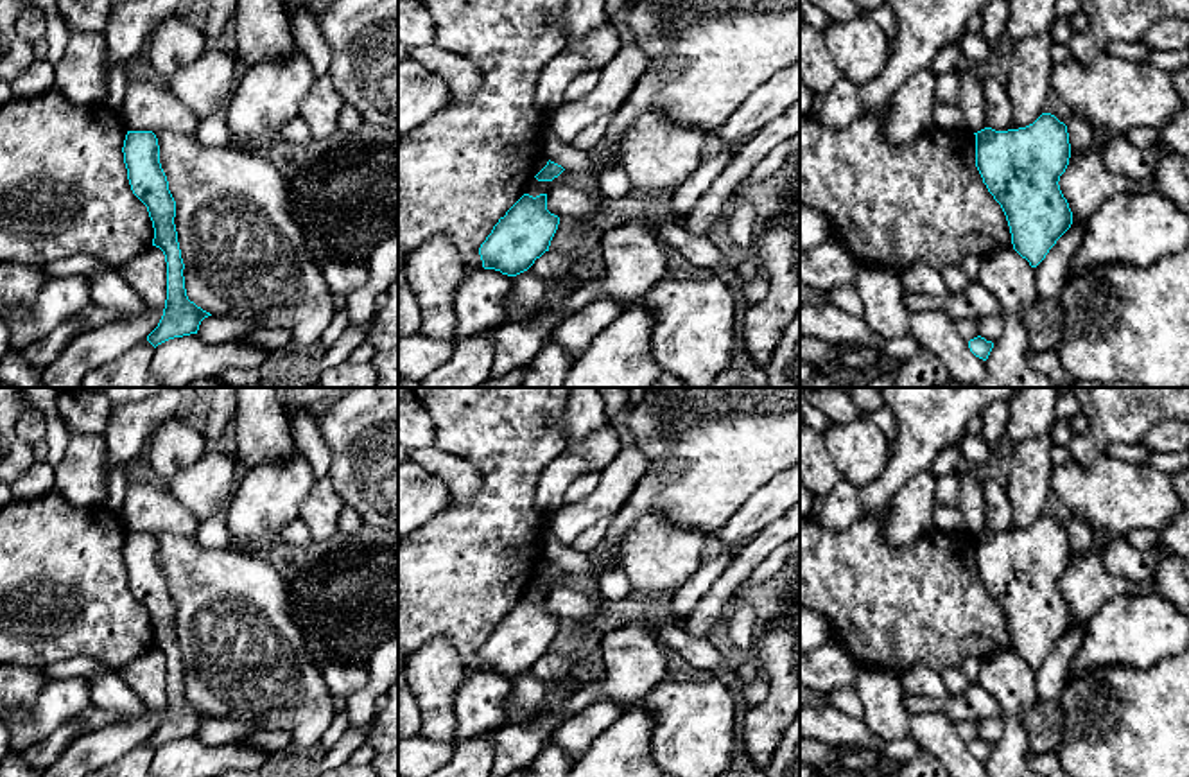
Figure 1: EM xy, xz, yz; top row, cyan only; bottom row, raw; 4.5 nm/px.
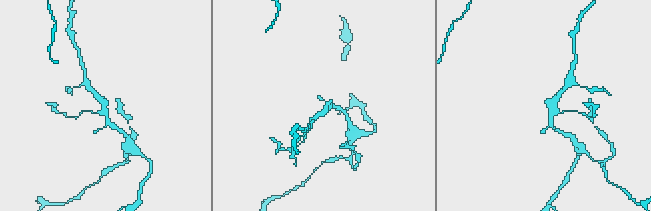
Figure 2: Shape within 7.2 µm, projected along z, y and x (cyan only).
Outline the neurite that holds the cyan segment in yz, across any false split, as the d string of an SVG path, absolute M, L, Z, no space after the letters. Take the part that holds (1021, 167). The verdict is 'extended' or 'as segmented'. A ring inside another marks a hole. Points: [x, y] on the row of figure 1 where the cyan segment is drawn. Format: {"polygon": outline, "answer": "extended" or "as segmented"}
{"polygon": "M1042 113L1026 127L974 135L976 167L1006 215L1013 249L1037 267L1072 224L1058 185L1071 158L1067 126Z", "answer": "as segmented"}

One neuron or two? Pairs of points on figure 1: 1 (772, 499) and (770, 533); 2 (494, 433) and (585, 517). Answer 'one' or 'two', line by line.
1: two
2: two

